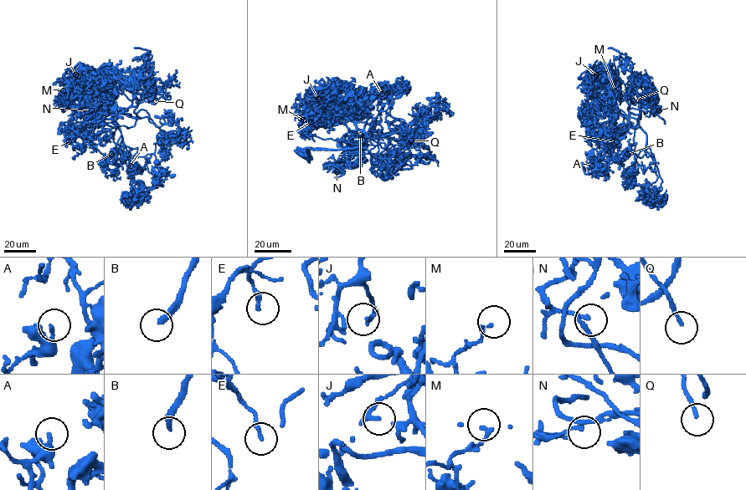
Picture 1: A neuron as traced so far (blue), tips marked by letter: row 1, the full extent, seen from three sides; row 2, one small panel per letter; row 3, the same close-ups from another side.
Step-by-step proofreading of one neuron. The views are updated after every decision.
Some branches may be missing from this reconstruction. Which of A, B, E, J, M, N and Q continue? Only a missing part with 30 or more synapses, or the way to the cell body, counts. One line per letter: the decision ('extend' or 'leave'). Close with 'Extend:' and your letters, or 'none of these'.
A: extend
B: extend
E: leave
J: leave
M: leave
N: leave
Q: extend
Extend: A, B, Q

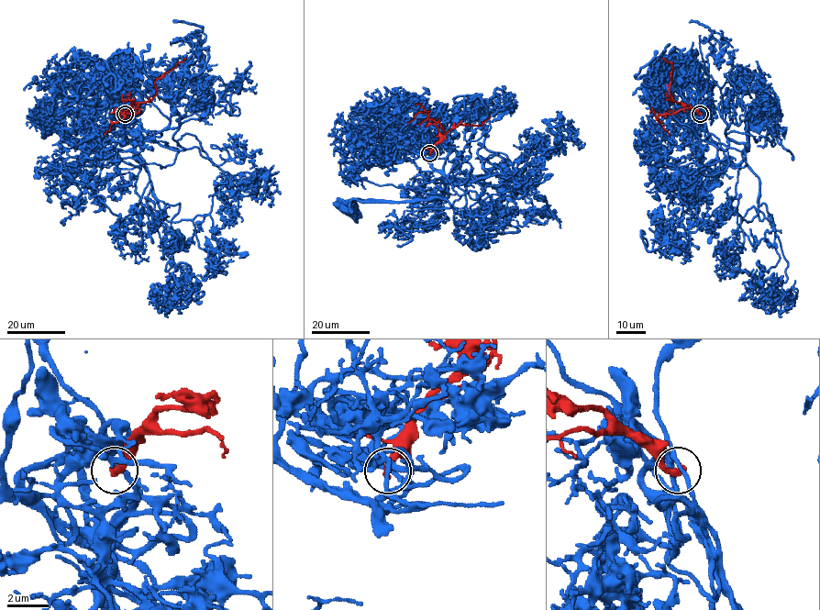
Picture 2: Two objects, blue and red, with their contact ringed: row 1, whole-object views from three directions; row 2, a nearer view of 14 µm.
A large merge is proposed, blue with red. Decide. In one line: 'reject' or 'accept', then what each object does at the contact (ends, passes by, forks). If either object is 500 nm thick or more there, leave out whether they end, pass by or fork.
reject; blue passes by; red ends there

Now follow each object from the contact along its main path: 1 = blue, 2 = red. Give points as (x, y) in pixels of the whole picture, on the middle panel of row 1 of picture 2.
1: (430, 153), (430, 164), (448, 182), (444, 198), (357, 200), (349, 207)
2: (430, 153), (437, 142), (461, 123), (458, 123), (482, 125), (490, 116)

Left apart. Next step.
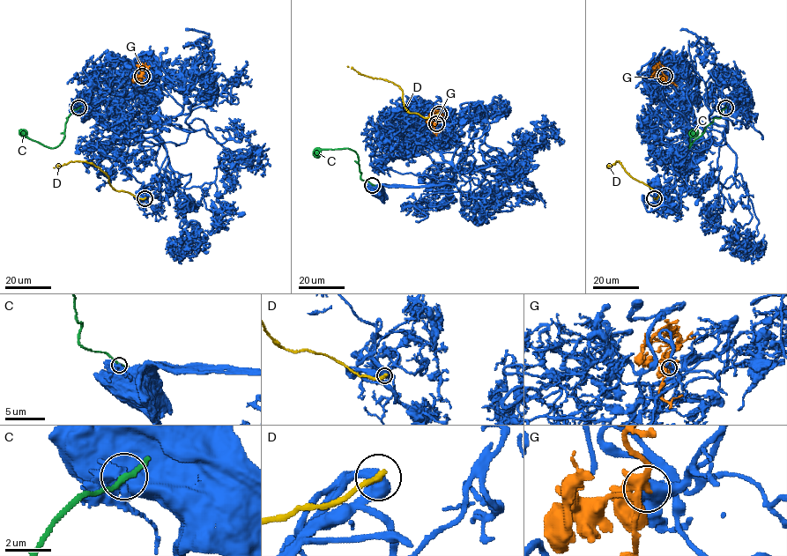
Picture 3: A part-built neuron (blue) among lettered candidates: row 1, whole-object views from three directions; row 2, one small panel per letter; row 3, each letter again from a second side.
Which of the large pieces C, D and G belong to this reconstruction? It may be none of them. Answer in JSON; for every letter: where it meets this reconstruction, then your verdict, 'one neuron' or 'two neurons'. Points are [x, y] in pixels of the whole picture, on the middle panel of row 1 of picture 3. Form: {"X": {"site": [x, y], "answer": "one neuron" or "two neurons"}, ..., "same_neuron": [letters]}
{"C": {"site": [372, 185], "answer": "two neurons"}, "D": {"site": [439, 114], "answer": "two neurons"}, "G": {"site": [436, 123], "answer": "one neuron"}, "same_neuron": ["G"]}

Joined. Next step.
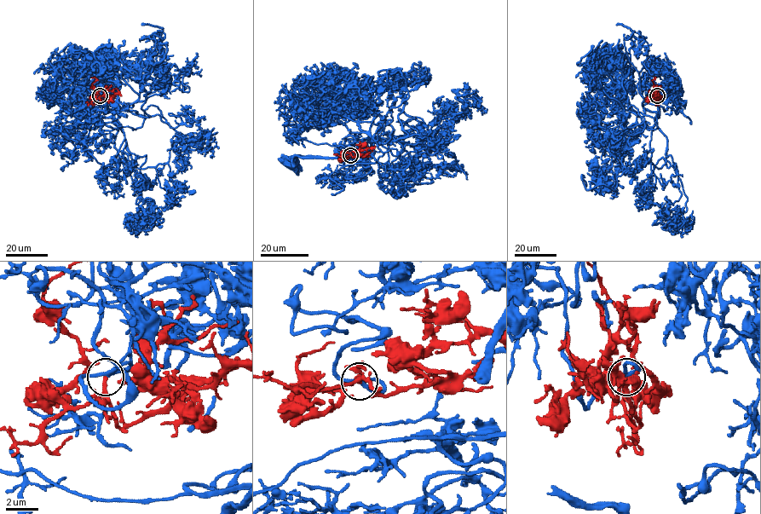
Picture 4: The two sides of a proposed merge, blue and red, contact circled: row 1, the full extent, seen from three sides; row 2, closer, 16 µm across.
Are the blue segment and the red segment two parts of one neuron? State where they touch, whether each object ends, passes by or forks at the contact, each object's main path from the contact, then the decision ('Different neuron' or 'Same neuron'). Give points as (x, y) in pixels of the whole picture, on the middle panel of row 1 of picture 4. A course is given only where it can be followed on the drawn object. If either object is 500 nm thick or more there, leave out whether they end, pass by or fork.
Place: (350, 155). At the ring blue forks. At the ring red ends. Course of blue: (350, 155), (353, 147), (340, 141), (341, 147), (383, 133), (395, 138), (377, 139), (366, 155), (291, 162). Course of red: (350, 155), (344, 158), (347, 158), (341, 152), (345, 149), (348, 150), (340, 154). Same neuron

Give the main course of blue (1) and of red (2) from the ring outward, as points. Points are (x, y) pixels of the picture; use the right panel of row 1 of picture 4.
1: (656, 95), (650, 98), (648, 82), (643, 88), (643, 72), (637, 84), (642, 106), (658, 118), (663, 93)
2: (656, 95), (658, 99), (660, 96), (657, 88), (652, 81), (656, 77)

